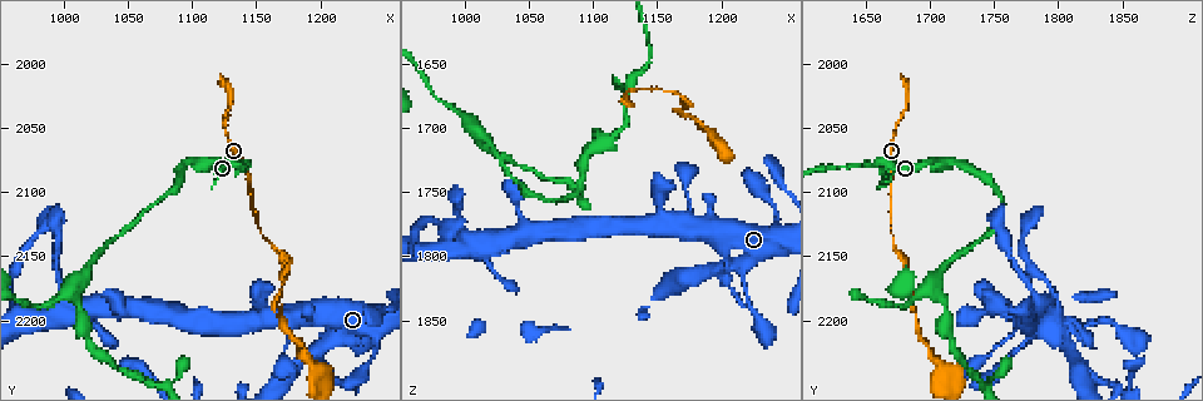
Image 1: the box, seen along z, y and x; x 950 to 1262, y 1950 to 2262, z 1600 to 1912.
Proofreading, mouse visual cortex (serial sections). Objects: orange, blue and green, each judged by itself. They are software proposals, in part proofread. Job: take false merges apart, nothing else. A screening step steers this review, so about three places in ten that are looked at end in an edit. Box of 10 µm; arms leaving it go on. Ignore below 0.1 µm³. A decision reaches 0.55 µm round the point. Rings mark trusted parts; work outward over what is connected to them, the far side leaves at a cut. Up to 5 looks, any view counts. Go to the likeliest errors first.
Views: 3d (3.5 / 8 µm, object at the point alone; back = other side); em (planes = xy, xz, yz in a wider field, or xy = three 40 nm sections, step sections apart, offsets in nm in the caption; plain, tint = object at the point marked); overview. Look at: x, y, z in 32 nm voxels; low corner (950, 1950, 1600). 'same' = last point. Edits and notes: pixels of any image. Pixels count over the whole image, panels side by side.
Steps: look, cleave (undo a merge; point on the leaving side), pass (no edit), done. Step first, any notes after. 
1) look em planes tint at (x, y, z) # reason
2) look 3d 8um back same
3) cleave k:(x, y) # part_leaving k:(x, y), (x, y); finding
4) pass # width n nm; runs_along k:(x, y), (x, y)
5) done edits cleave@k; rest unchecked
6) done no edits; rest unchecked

look 3d 8um at (1010, 2170, 1706) # a fork

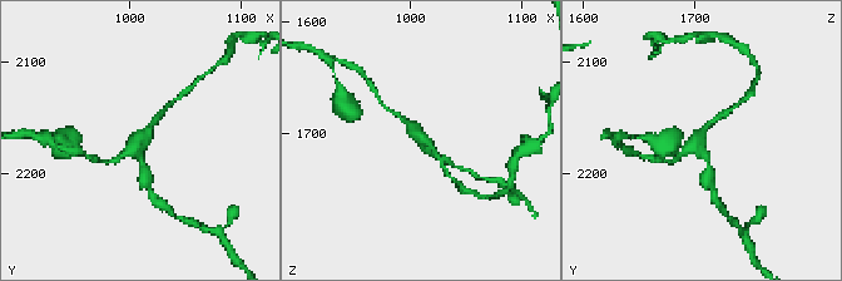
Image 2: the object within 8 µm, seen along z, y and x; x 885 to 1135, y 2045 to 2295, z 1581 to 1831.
look 3d 3.5um back same # closer look

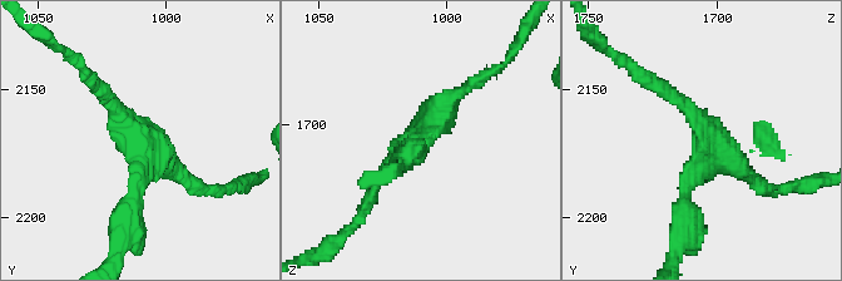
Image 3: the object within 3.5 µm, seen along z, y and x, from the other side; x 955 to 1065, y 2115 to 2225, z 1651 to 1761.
look em xy step 3 tint at (1009, 2171, 1704) # arms 3; arm_widths 150, 200, 200 nm

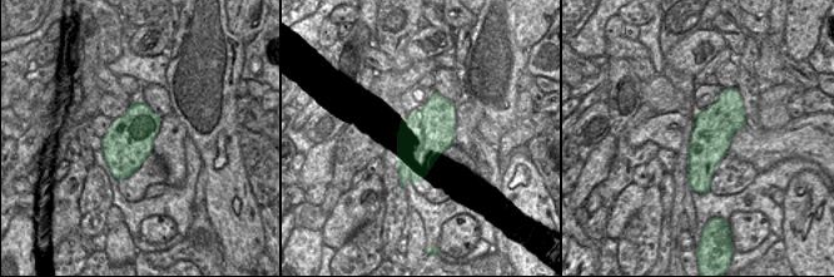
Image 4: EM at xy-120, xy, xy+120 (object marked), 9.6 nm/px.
pass # runs_along 3:(99, 93), (142, 143), (127, 216); continuous, no second cell

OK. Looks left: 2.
look 3d 8um at (1144, 2108, 1668) # narrows sharply

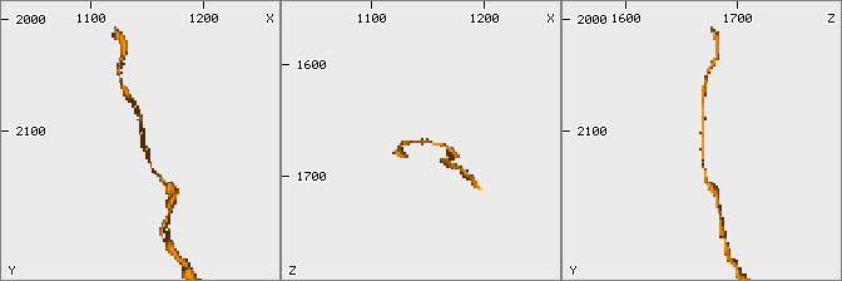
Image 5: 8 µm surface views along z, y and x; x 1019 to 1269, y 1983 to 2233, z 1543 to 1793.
look 3d 3.5um same

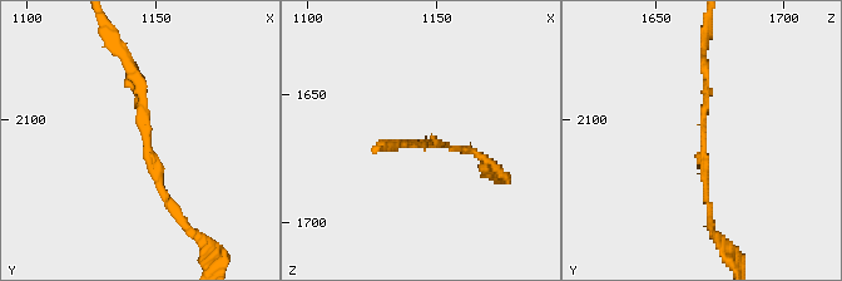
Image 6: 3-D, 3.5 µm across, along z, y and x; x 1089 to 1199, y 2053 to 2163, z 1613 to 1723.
pass # runs_along 6:(129, 60), (172, 213); one cell here

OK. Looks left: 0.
done no edits; rest unchecked

